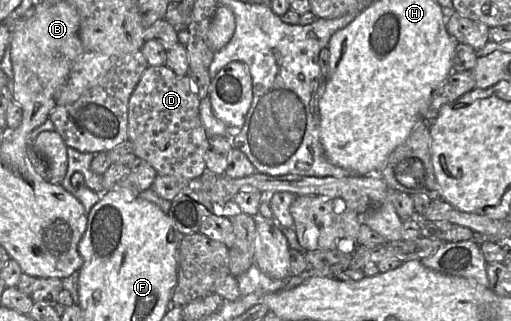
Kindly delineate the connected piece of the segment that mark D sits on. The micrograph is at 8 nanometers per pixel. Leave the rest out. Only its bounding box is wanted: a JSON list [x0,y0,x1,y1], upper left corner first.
[128,65,209,181]

